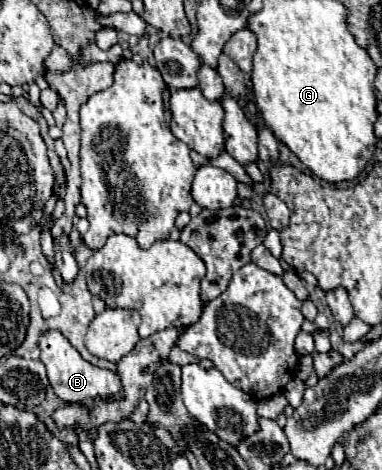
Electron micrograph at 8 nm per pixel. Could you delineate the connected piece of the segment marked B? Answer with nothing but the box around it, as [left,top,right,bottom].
[40,331,122,407]

